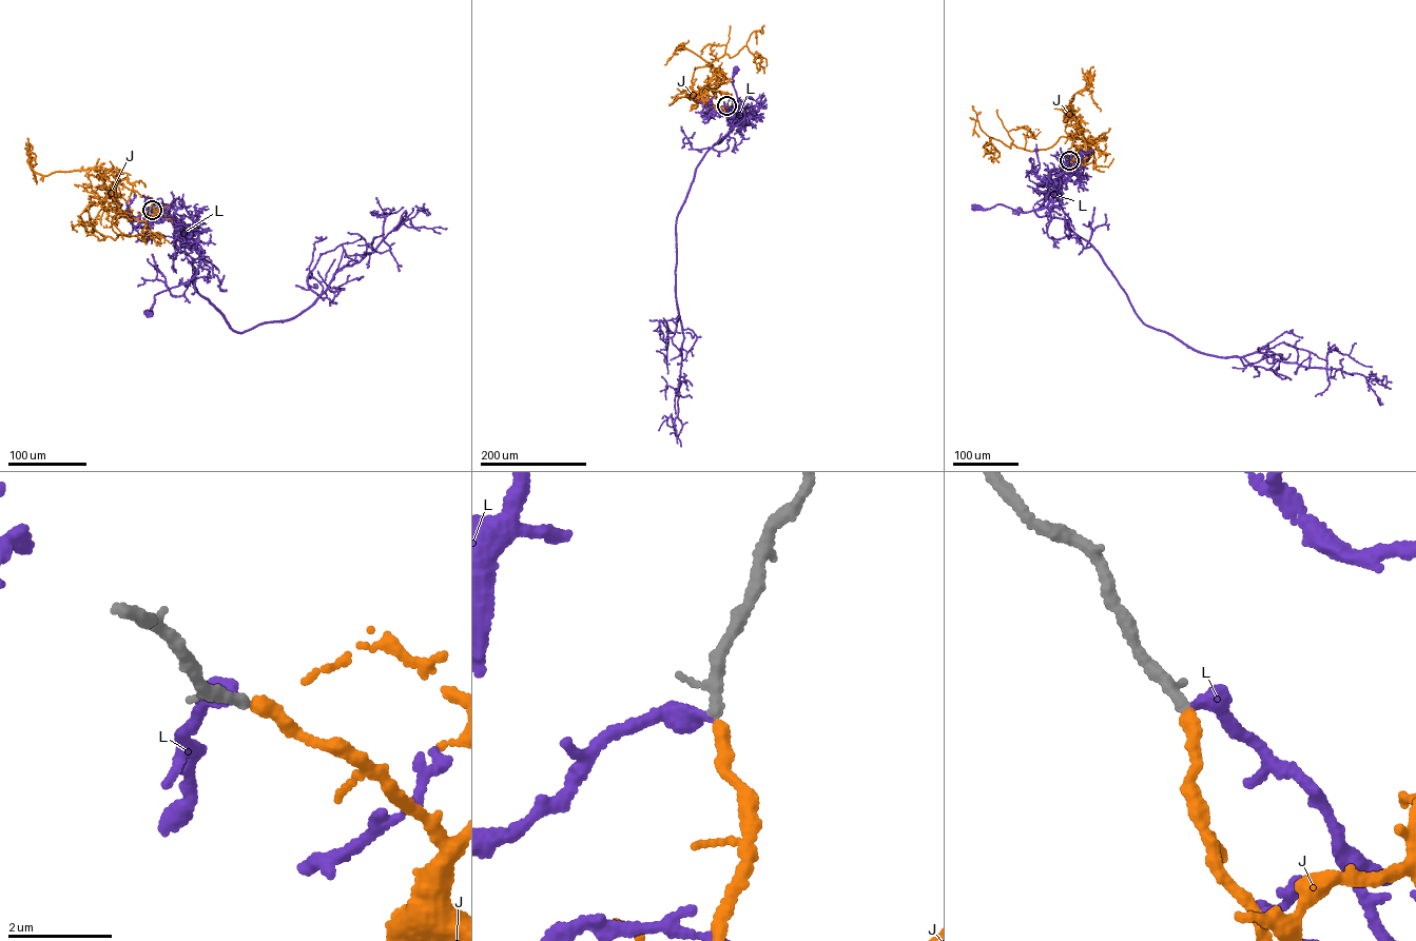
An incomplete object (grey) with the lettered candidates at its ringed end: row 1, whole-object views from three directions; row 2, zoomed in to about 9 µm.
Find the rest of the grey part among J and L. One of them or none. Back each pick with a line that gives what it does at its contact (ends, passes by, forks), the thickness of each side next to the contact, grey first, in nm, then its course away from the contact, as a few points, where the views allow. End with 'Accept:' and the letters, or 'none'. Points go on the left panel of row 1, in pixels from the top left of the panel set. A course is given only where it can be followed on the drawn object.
J: it ends there; 240 nm thick on the grey side, 280 nm on the other; it runs (153, 210), (138, 220), (92, 203), (80, 214), (85, 232), (115, 239), (115, 208)
Accept: J

